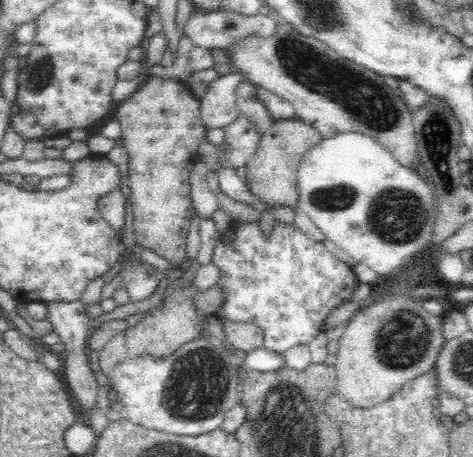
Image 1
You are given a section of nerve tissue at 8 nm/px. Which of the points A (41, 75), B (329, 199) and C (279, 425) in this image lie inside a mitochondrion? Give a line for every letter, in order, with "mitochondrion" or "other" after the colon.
A: mitochondrion
B: mitochondrion
C: mitochondrion

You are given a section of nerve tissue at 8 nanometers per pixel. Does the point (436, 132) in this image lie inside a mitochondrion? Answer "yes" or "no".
yes

